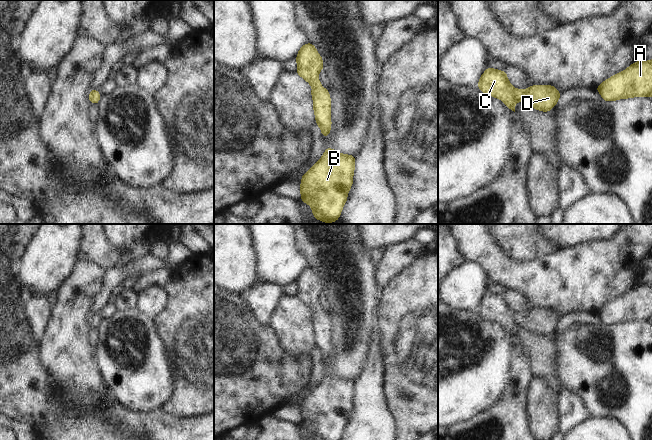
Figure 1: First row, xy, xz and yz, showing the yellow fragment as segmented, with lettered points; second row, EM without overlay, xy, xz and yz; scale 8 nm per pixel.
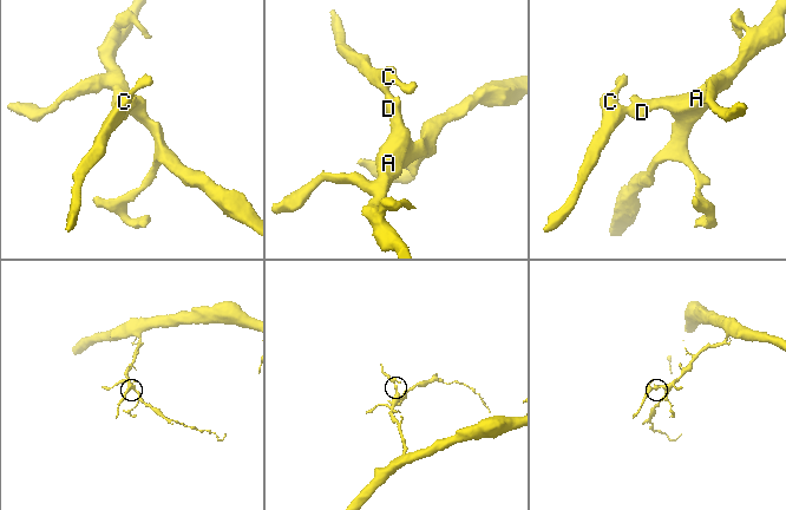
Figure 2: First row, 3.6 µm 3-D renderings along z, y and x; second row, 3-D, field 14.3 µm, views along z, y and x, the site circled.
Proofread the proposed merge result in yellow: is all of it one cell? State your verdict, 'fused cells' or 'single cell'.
single cell

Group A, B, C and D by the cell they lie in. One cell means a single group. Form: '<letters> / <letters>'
A B C D

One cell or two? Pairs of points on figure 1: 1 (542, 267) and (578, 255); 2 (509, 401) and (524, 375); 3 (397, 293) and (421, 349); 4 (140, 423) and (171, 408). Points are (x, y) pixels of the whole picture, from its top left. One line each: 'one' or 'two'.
1: one
2: one
3: one
4: two

